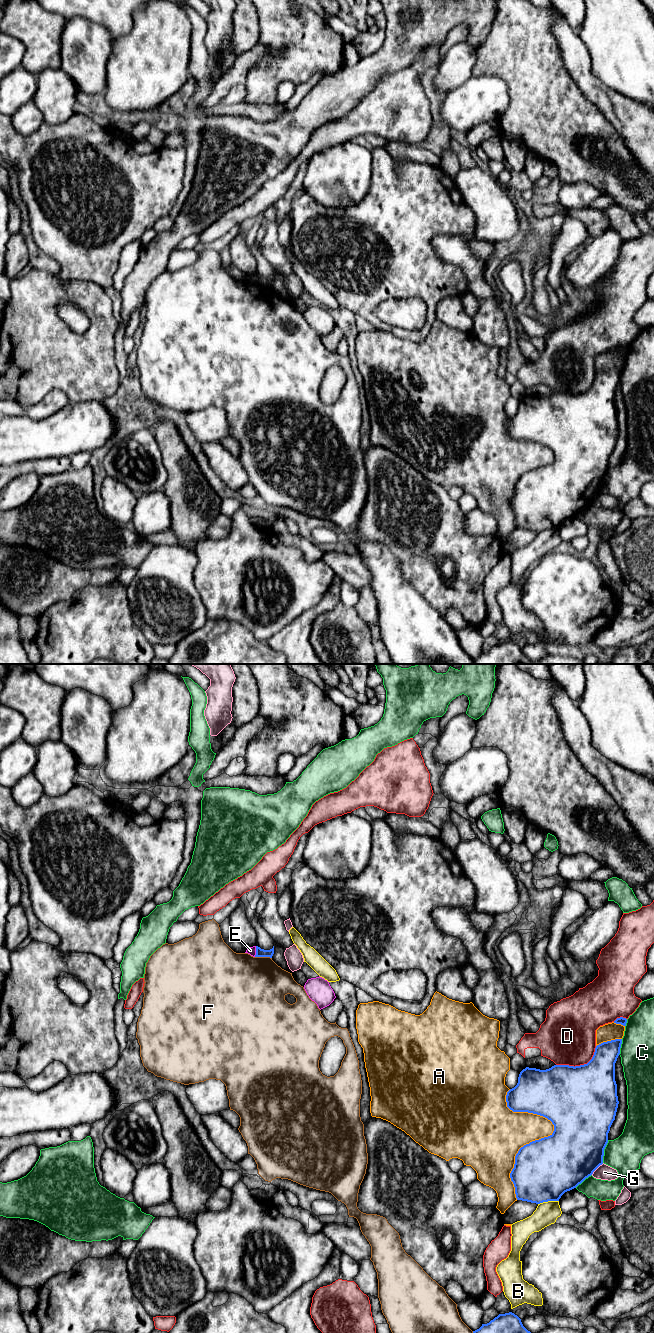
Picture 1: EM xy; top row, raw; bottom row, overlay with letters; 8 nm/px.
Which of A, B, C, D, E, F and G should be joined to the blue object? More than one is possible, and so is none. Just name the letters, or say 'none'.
none

